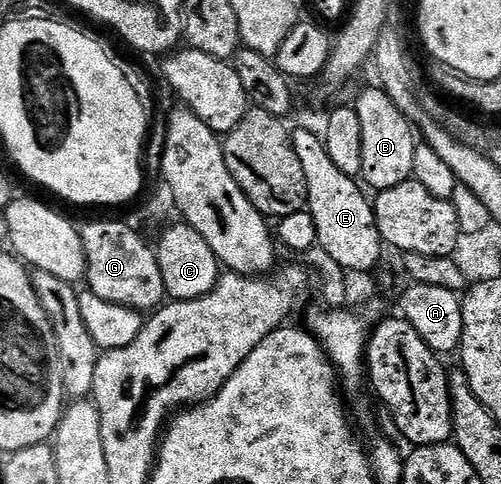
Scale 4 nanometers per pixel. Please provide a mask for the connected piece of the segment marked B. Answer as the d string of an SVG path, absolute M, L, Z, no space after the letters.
M379 88L362 91L360 99L354 102L354 108L362 124L360 174L363 185L373 186L373 191L379 192L409 181L414 175L414 152L418 145L418 138L408 117L398 109L394 100L390 100L390 96L386 96L386 92Z

